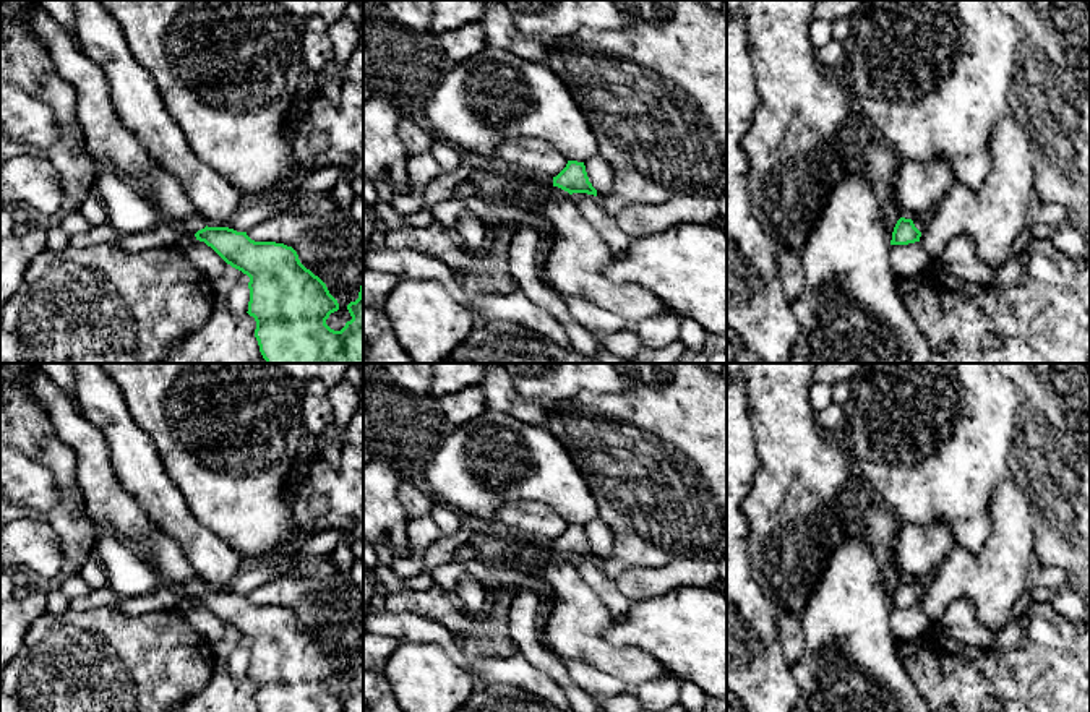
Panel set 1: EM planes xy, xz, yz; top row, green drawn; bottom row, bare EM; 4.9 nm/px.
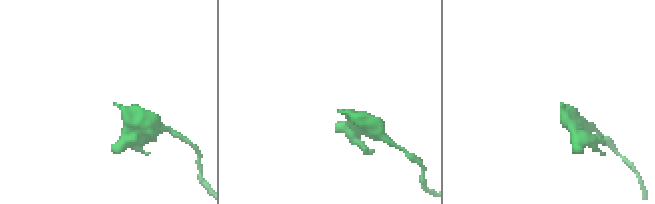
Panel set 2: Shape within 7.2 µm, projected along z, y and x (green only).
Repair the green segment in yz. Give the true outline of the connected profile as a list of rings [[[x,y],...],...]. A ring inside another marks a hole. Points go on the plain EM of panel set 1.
[[[931,571],[913,582],[900,581],[894,590],[890,608],[908,608],[920,605],[921,597],[928,592],[936,576],[938,573]]]

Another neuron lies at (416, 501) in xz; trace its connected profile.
[[[401,480],[397,498],[409,519],[430,516],[435,504],[433,496],[423,488]]]

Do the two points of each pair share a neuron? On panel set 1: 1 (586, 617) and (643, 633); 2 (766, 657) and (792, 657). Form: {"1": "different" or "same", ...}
{"1": "different", "2": "different"}

